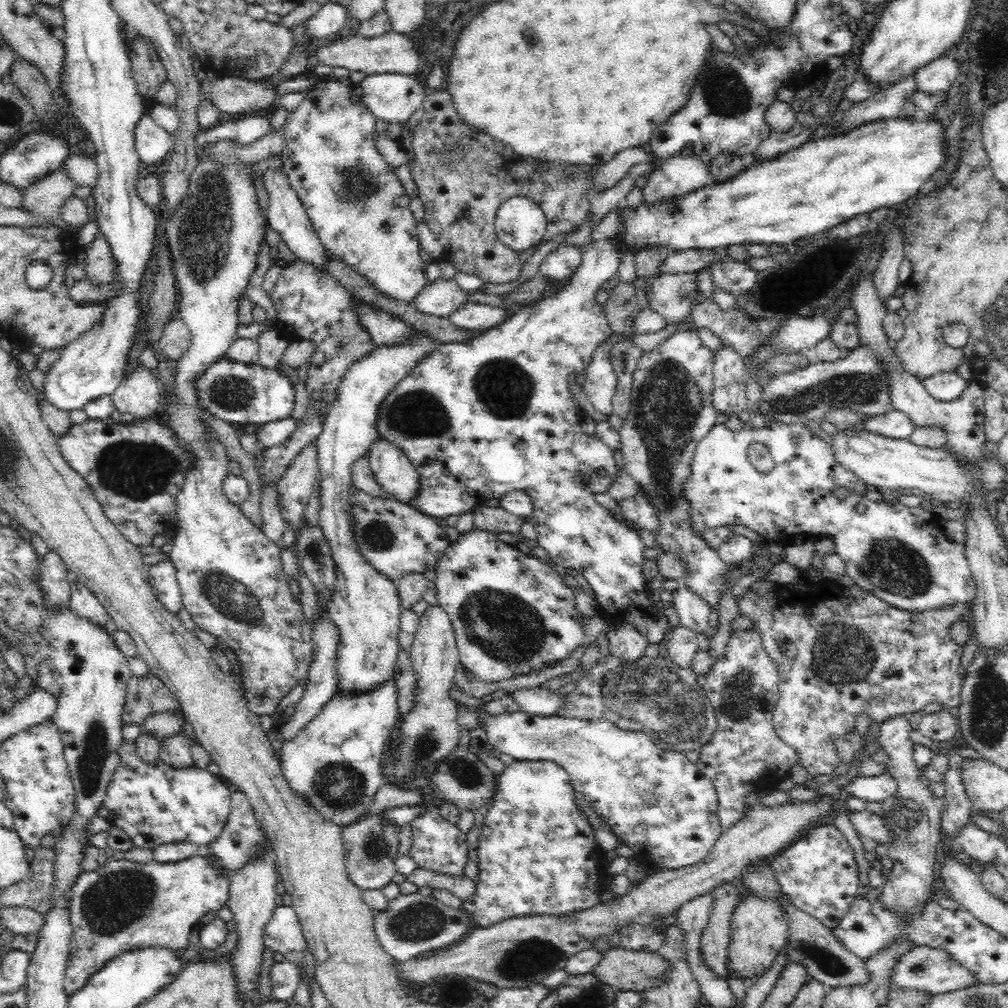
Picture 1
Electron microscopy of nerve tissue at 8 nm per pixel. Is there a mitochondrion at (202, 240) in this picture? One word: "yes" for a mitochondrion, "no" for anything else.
yes

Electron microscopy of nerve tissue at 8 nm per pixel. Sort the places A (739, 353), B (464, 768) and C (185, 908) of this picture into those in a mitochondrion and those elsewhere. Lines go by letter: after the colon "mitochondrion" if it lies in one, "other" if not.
A: other
B: mitochondrion
C: other

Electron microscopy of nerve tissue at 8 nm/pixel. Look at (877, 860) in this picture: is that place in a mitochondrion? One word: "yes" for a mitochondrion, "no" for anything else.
no

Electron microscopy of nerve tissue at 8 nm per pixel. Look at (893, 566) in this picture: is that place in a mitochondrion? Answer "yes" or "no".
yes

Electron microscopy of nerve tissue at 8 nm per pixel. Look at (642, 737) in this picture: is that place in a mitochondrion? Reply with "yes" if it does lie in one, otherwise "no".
yes

